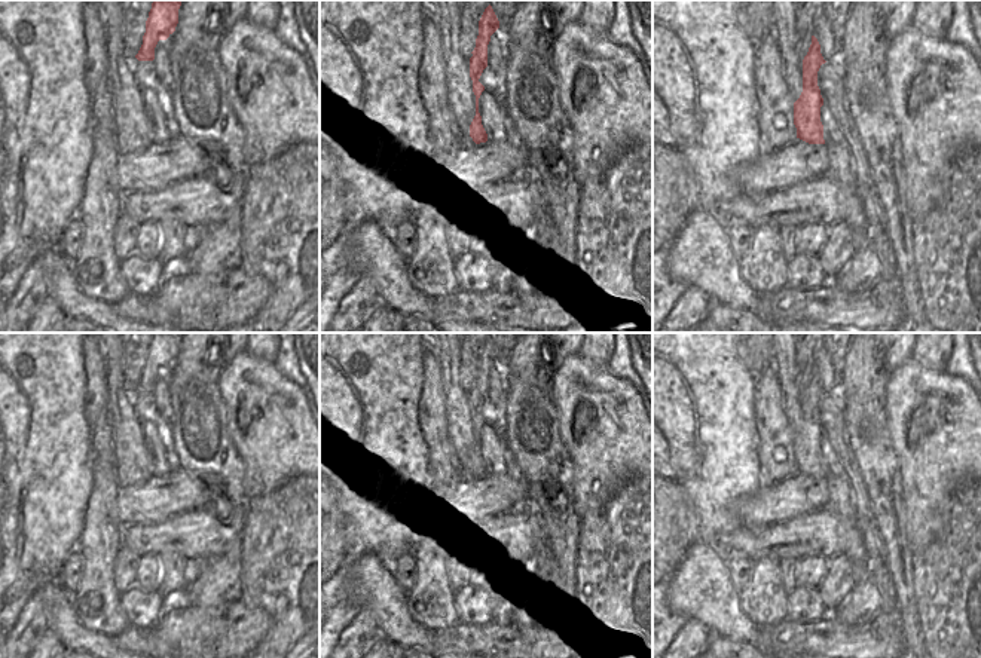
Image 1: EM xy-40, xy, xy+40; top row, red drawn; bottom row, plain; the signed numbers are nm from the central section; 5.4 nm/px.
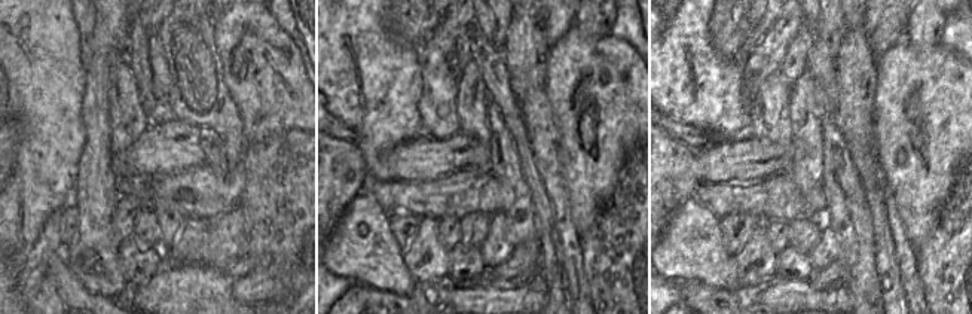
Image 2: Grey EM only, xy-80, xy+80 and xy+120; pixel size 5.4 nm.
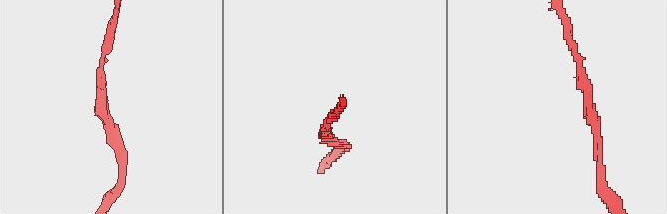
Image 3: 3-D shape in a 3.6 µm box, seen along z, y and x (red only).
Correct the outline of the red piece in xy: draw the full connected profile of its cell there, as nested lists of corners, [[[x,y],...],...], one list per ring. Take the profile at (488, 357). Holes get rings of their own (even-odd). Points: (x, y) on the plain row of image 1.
[[[489,337],[480,354],[479,354],[479,368],[476,371],[476,380],[471,385],[470,391],[470,410],[473,413],[473,425],[476,428],[476,449],[470,457],[470,469],[476,477],[486,475],[488,466],[482,457],[482,449],[479,446],[479,431],[485,423],[485,419],[479,414],[483,403],[488,400],[488,377],[490,374],[490,368],[499,361],[499,354]]]

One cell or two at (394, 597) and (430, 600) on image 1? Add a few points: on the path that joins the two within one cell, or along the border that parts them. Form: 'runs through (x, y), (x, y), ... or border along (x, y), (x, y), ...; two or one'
border along (406, 593), (406, 609), (425, 629); two

